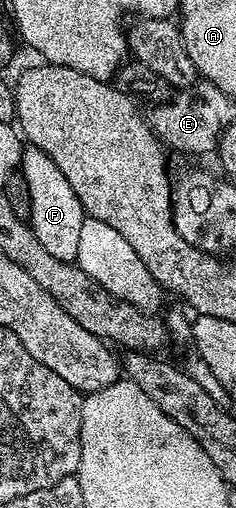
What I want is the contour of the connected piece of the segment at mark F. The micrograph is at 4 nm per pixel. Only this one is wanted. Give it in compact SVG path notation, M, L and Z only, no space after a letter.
M23 148L20 172L24 183L28 183L30 196L28 224L36 239L40 239L48 255L53 255L61 261L77 262L80 251L80 227L88 218L82 209L80 199L76 199L76 191L72 191L68 179L60 175L60 167L56 167L56 163L52 163L52 159L48 159L48 155L39 149Z

